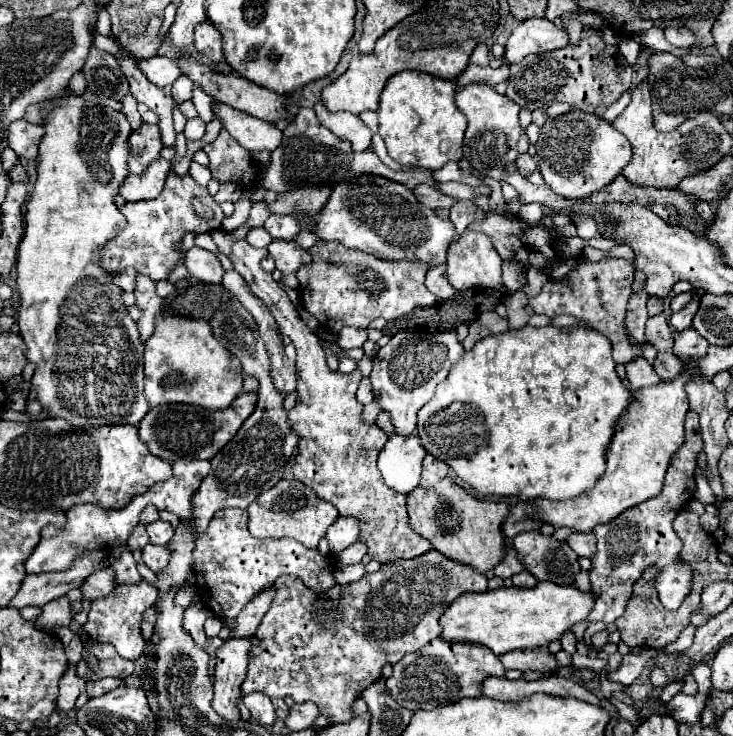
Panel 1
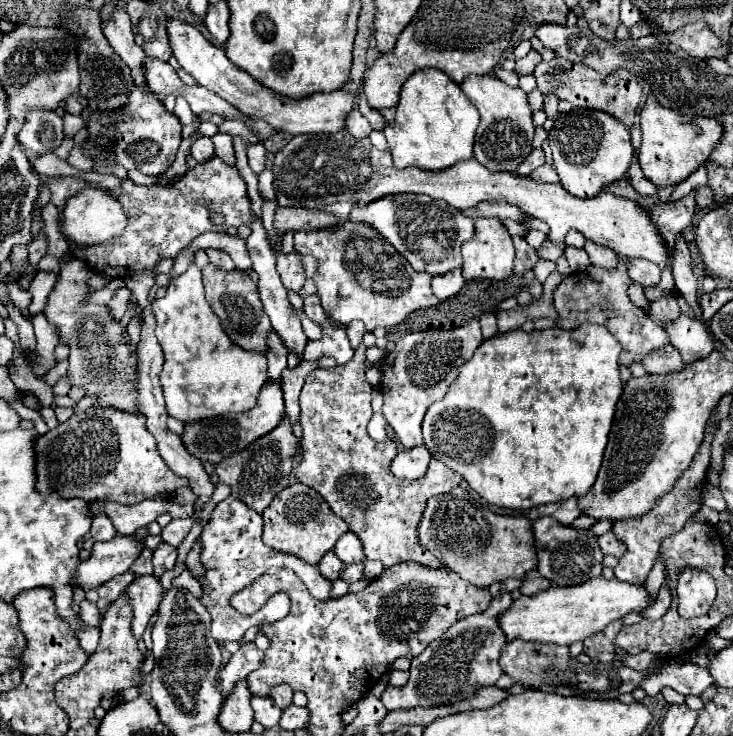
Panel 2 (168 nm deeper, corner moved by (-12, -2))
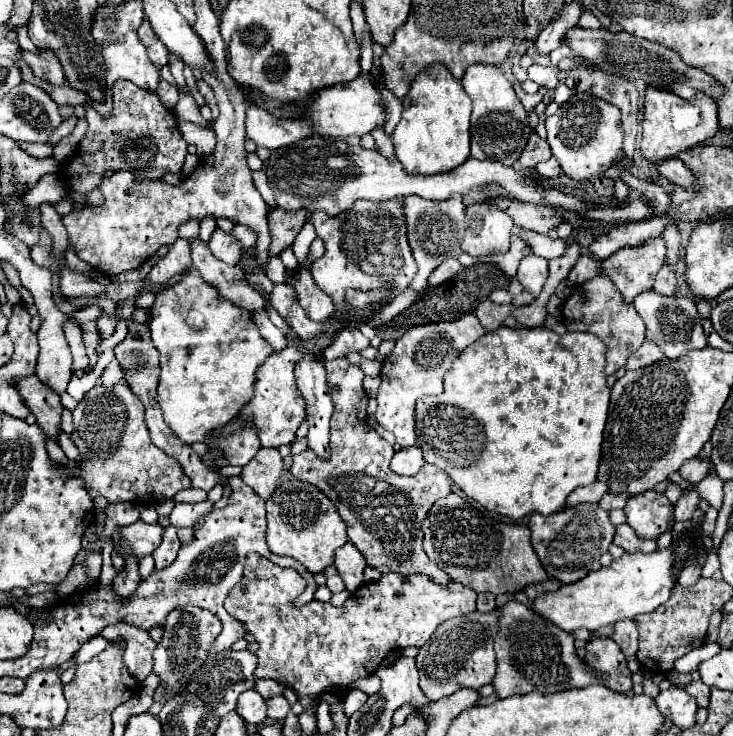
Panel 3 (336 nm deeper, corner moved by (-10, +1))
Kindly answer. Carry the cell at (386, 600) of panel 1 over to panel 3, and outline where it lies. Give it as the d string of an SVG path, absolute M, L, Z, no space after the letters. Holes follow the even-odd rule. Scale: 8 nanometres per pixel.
M257 554L249 555L242 581L230 591L224 601L226 611L246 623L246 629L254 635L260 649L256 651L258 665L254 671L256 679L274 679L282 685L290 687L298 695L298 703L304 709L316 709L320 703L320 695L336 689L350 689L356 679L364 679L374 675L376 667L382 661L404 647L422 647L434 629L450 617L466 615L476 609L476 593L462 585L450 581L450 585L440 587L430 581L426 575L402 575L402 573L384 573L378 581L366 581L366 597L358 597L356 593L342 607L334 607L332 603L310 601L298 609L294 607L294 599L304 591L306 581L296 569L284 569L274 565L272 561Z

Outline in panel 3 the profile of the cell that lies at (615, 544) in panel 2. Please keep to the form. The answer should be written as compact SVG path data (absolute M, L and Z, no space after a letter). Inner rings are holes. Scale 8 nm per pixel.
M618 525L616 527L616 535L614 535L614 543L618 547L622 547L626 553L636 553L636 551L648 551L652 553L656 549L656 541L648 541L648 539L640 539L634 529L630 525Z

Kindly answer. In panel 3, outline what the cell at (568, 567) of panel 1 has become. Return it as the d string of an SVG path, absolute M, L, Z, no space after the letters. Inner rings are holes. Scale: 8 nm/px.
M578 505L562 509L554 515L532 513L530 523L532 547L540 557L542 567L548 577L558 579L560 583L580 581L586 573L600 569L600 557L608 551L608 545L614 537L614 525L608 521L608 511L594 505Z

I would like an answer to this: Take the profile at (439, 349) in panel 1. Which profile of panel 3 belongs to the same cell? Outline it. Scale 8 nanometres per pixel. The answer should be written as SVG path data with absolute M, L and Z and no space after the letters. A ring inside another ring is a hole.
M464 315L456 321L444 323L428 323L420 327L408 329L394 345L394 351L382 363L382 385L378 389L378 423L394 433L396 443L402 447L410 447L416 443L414 433L414 407L416 401L424 395L440 395L442 381L446 371L452 367L452 361L476 339L480 339L486 331L482 329L476 315Z

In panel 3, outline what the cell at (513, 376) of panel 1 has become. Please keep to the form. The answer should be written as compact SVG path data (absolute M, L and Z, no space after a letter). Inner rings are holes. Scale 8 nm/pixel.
M498 327L492 333L486 333L474 345L466 347L464 353L460 353L452 369L444 377L444 393L438 397L422 397L416 403L416 427L418 427L418 447L424 451L426 463L434 463L446 473L450 473L452 481L472 499L476 499L480 505L484 505L488 511L522 519L524 515L538 511L542 515L552 515L560 511L566 503L566 497L570 491L574 491L580 485L590 485L596 481L598 473L598 461L600 461L600 447L602 447L602 431L608 417L608 401L610 401L610 387L606 383L604 365L606 363L606 343L598 341L598 337L590 333L564 333L558 335L546 327Z

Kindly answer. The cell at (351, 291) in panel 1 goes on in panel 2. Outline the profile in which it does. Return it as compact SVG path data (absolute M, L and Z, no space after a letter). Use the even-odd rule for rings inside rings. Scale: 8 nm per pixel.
M342 222L340 226L334 228L320 228L312 232L296 232L294 234L294 248L300 254L312 254L316 258L316 274L314 274L314 284L322 300L324 312L342 322L350 324L352 320L362 320L366 324L366 330L372 332L374 328L390 328L400 324L410 312L420 310L420 308L430 308L438 304L438 298L432 294L430 280L432 276L428 272L416 272L404 256L398 254L396 248L370 224L364 222Z

